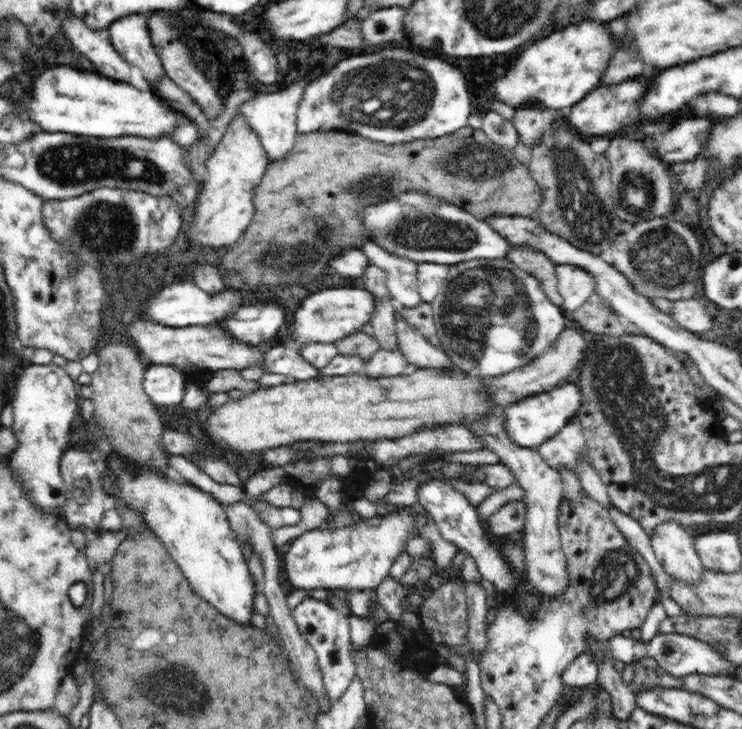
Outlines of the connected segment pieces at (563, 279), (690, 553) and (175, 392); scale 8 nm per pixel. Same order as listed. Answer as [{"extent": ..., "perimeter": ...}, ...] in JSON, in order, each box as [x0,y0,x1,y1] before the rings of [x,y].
[{"extent":[556,264,595,312],"perimeter":[[[558,264],[556,277],[558,280],[557,292],[562,297],[562,308],[565,312],[580,308],[586,299],[595,292],[594,278],[588,271],[580,267]]]},{"extent":[651,521,706,584],"perimeter":[[[662,521],[651,534],[651,545],[662,568],[688,584],[697,583],[706,570],[693,544],[693,537],[678,521]]]},{"extent":[143,364,186,406],"perimeter":[[[147,364],[143,387],[150,400],[159,406],[173,406],[182,402],[186,392],[184,373],[173,366]]]}]

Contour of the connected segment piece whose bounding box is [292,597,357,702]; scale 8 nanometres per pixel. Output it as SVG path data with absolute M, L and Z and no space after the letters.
M310 597L303 599L297 607L292 609L292 616L298 630L316 653L325 690L332 702L342 698L342 694L346 692L348 686L353 682L352 678L357 674L357 666L351 655L350 614L346 616L342 613L342 610L345 609L348 608L339 602L329 604Z

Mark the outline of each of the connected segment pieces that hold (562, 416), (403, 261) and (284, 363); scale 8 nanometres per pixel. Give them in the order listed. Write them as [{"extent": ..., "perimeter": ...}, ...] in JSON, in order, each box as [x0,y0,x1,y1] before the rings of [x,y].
[{"extent":[503,382,582,449],"perimeter":[[[564,382],[550,391],[530,395],[517,403],[503,408],[506,419],[506,434],[512,442],[527,449],[534,449],[545,440],[553,437],[563,426],[575,421],[577,410],[582,402],[582,395],[577,383]]]},{"extent":[358,241,421,308],"perimeter":[[[367,241],[358,250],[368,257],[371,264],[375,264],[384,272],[387,289],[397,306],[412,308],[421,303],[421,296],[417,290],[418,263],[416,261],[388,253],[374,241]]]},{"extent":[240,345,320,381],"perimeter":[[[266,345],[261,363],[240,370],[240,377],[248,381],[257,381],[263,374],[284,374],[291,381],[306,381],[320,377],[320,369],[308,363],[300,352],[288,346]]]}]

